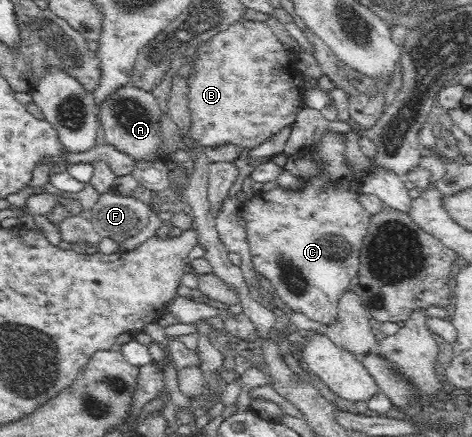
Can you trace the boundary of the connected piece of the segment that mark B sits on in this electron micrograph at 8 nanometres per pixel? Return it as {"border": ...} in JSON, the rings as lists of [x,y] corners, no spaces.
{"border":[[[244,19],[237,21],[224,31],[210,37],[197,48],[188,81],[187,104],[191,110],[193,124],[191,136],[201,147],[212,149],[224,145],[236,145],[243,151],[255,149],[268,142],[282,129],[297,122],[304,104],[306,75],[299,72],[298,57],[273,33],[265,21]]]}

